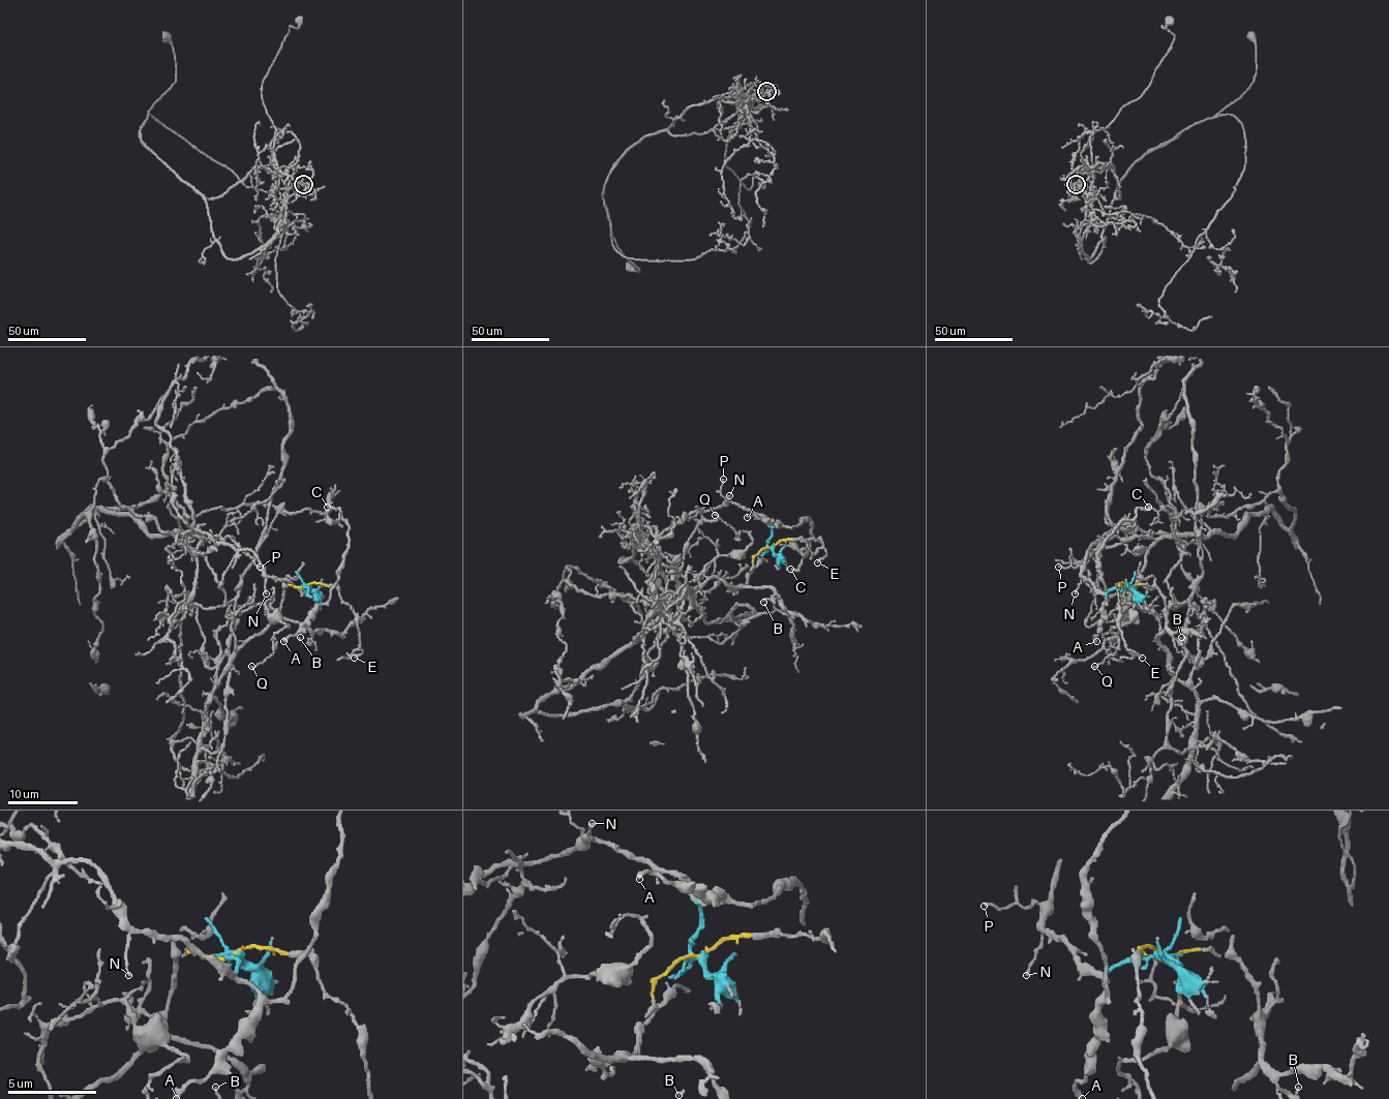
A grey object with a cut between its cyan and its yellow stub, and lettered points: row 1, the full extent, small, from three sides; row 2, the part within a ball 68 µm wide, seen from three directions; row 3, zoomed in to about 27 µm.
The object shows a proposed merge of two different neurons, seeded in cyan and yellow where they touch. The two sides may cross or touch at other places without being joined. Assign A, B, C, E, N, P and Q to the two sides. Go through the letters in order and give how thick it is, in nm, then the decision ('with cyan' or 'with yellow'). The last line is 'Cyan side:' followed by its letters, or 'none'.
A: 260 nm thick; with cyan
B: 120 nm thick; with yellow
C: 240 nm thick; with cyan
E: 160 nm thick; with yellow
N: 130 nm thick; with cyan
P: 140 nm thick; with cyan
Q: 110 nm thick; with yellow
Cyan side: A, C, N, P

